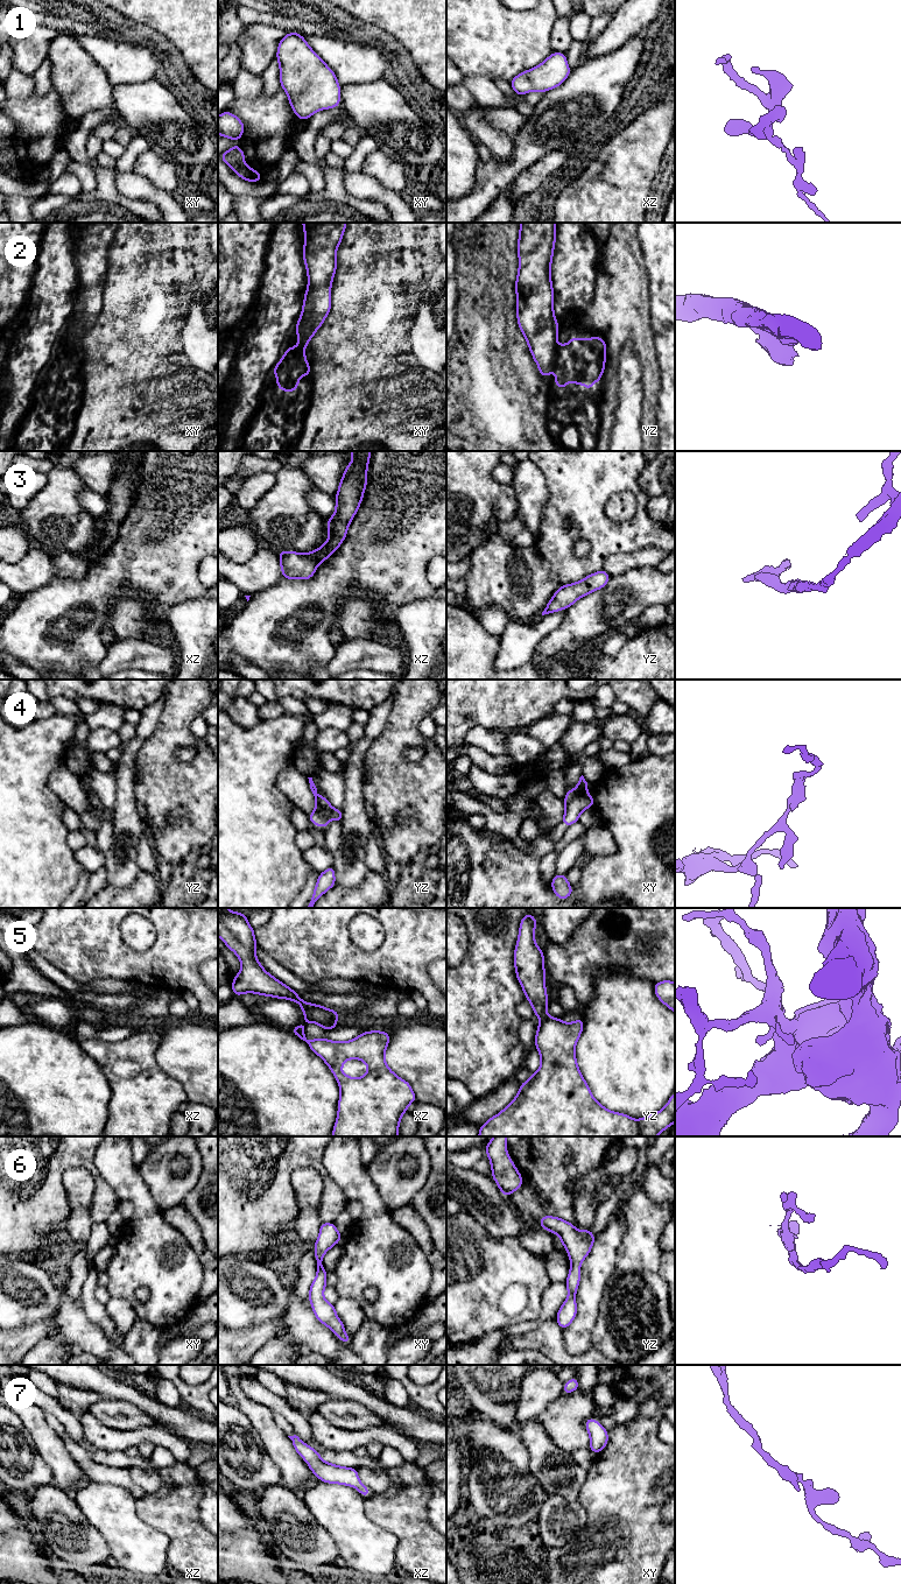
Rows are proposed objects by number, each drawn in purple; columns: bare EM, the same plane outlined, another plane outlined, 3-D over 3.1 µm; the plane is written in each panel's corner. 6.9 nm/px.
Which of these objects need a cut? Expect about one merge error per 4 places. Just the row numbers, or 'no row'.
2, 5

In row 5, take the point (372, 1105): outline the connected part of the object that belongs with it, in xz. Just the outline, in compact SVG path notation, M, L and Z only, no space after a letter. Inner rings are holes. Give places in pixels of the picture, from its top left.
M308 1002L301 1008L305 1022L290 1032L305 1041L328 1064L340 1089L332 1136L399 1136L401 1117L416 1097L410 1084L396 1076L385 1062L390 1035L385 1030L368 1030L345 1042L308 1040L304 1035L307 1022L335 1029L340 1013ZM351 1058L367 1064L365 1076L352 1078L342 1072L342 1065Z

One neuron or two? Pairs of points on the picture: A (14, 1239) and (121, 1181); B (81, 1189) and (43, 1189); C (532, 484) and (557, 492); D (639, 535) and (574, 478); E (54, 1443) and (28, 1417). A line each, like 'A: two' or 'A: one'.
A: two
B: two
C: two
D: one
E: one

